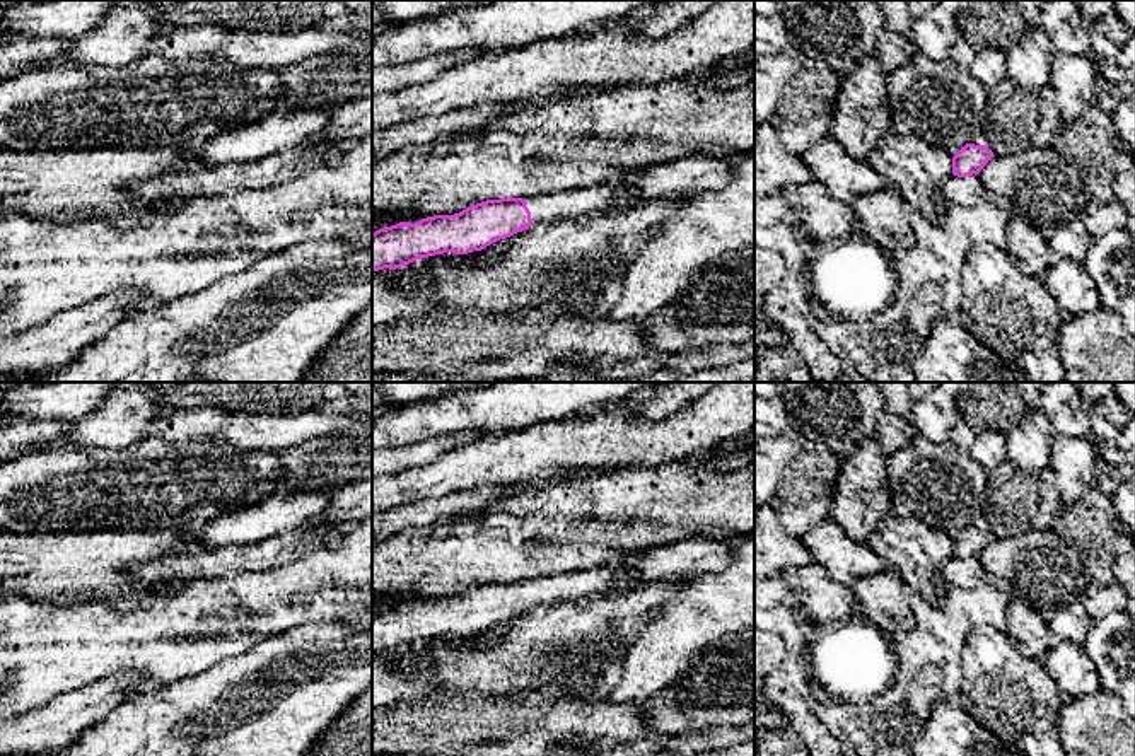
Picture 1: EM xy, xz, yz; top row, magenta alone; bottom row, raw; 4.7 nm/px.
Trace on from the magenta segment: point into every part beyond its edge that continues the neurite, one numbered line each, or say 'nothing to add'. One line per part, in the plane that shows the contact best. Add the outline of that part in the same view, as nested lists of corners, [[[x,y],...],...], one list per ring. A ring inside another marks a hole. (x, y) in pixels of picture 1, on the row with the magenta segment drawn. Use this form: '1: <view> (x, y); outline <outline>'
1: xz (608, 197); outline [[[601,183],[585,188],[568,188],[556,193],[522,198],[531,212],[533,224],[555,224],[567,218],[580,218],[594,213],[625,213],[637,205],[632,201],[635,189],[625,183]]]

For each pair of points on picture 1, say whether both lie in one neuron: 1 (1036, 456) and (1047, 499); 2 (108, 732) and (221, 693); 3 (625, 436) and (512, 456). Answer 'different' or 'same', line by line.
1: different
2: same
3: same

